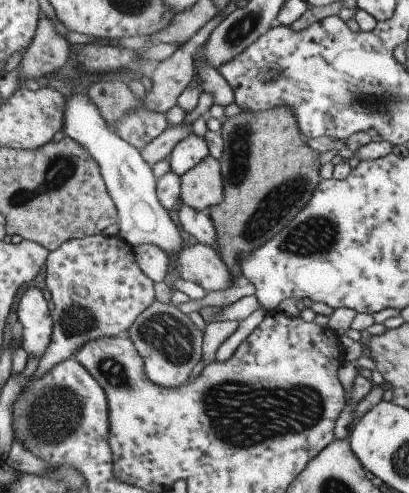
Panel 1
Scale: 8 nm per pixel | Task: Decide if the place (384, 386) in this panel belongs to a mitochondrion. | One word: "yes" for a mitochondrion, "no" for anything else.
no

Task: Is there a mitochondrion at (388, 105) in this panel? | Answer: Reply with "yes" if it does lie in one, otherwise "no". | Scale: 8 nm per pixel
yes

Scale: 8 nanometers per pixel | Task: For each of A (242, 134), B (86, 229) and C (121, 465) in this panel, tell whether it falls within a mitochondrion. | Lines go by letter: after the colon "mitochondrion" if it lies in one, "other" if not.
A: mitochondrion
B: other
C: other

